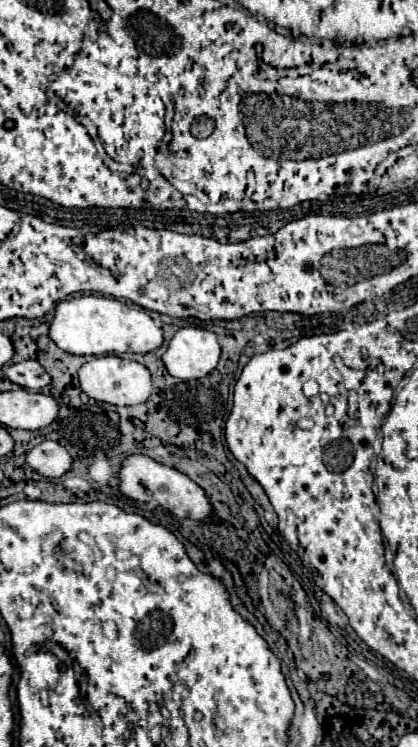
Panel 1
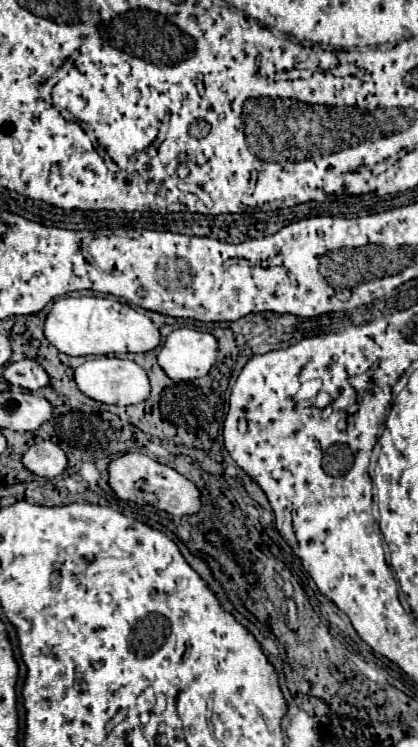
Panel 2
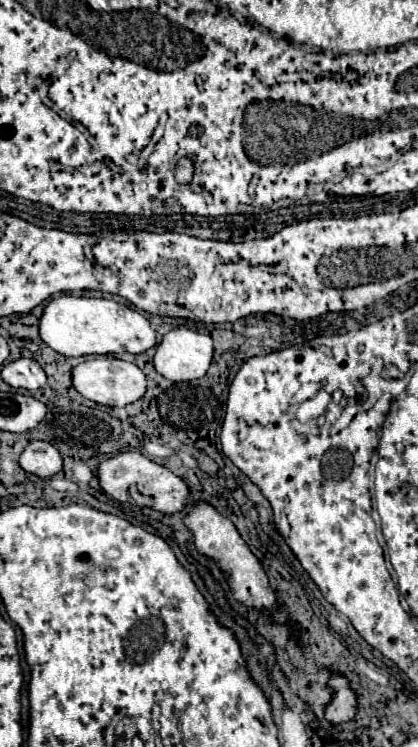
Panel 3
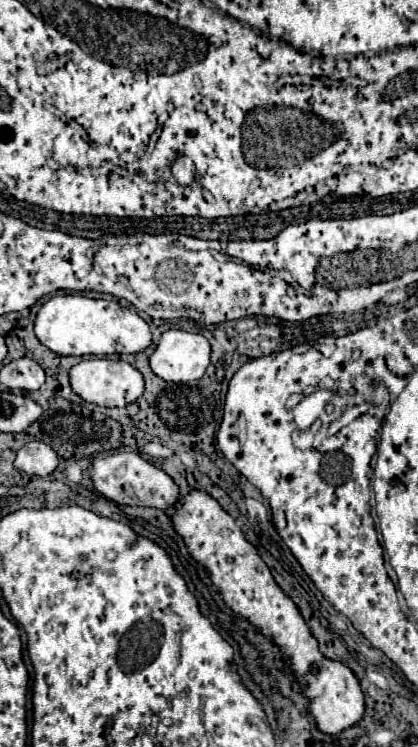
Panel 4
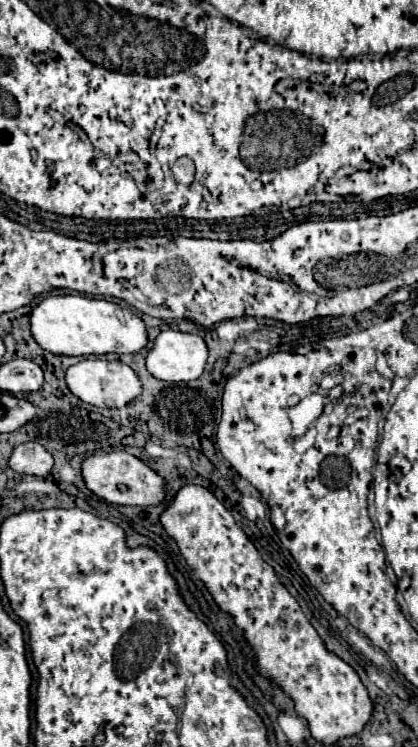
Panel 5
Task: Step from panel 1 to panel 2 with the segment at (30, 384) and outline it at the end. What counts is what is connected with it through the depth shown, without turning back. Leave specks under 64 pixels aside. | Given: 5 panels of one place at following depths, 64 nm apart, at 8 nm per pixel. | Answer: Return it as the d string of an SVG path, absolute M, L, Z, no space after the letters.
M20 360L8 364L4 370L4 378L12 386L20 386L30 392L48 384L48 374L36 360Z

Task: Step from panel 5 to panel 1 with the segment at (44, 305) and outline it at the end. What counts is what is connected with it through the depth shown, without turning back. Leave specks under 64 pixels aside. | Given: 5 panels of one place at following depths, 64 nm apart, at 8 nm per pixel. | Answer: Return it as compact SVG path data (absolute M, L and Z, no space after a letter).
M76 296L56 306L54 320L50 324L50 338L70 354L100 356L100 354L146 354L164 344L164 330L142 308L124 304L110 296Z

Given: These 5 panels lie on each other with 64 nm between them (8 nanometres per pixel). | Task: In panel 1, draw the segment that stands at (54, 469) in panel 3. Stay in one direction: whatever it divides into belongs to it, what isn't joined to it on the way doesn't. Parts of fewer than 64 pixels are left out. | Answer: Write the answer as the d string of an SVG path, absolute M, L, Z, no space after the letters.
M44 440L26 454L26 462L32 470L46 478L60 478L70 470L72 456L62 444L54 440Z

